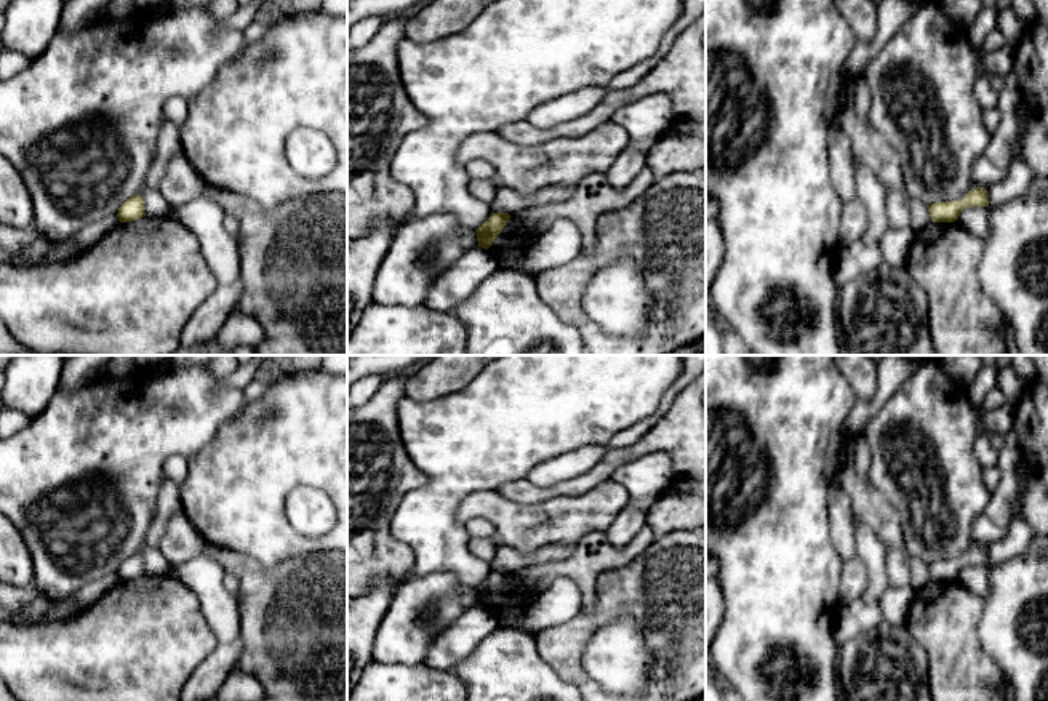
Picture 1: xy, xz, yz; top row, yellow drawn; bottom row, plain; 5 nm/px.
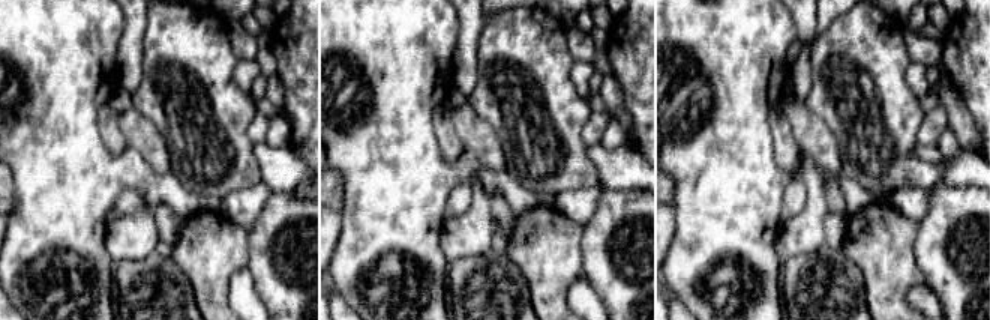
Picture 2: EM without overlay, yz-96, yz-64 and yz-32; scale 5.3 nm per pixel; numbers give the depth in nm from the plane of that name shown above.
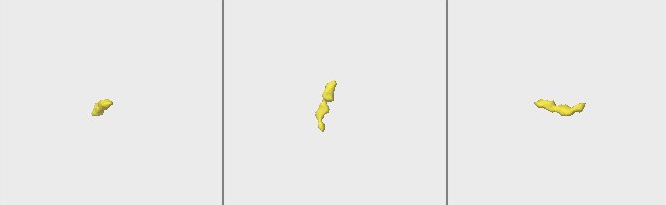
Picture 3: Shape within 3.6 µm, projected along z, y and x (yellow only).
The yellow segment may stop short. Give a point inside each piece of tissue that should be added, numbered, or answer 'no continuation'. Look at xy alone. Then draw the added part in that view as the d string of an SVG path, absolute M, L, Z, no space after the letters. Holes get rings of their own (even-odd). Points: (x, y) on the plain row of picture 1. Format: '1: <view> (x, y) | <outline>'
no continuation

